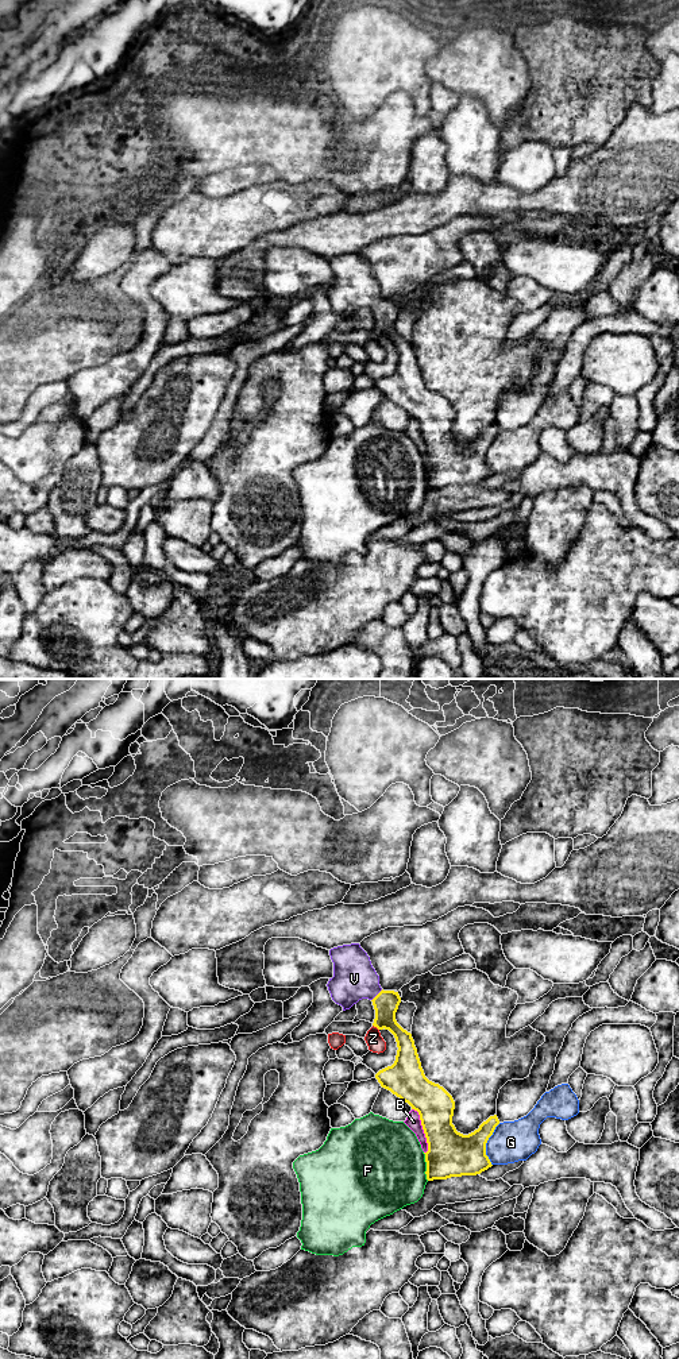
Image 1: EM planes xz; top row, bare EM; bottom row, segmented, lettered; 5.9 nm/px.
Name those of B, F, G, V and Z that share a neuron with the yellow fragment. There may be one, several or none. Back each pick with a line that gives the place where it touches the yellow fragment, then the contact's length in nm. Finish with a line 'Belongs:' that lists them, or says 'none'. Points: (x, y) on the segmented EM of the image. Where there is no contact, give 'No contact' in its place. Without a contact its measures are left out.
V: Touches yellow at xz (377, 995). Shared border 100 nm
Belongs: V

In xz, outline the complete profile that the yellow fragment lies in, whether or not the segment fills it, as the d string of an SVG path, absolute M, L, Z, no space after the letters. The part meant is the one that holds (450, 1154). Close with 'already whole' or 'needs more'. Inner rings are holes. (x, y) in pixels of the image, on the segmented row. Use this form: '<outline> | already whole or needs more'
M359 943L343 945L329 950L333 962L333 977L329 978L327 987L332 1000L350 1009L362 999L373 1001L375 1019L373 1026L378 1030L389 1030L397 1042L397 1055L391 1066L379 1070L375 1078L382 1088L408 1103L412 1109L420 1115L421 1126L427 1138L428 1151L425 1154L427 1180L447 1180L451 1177L477 1175L491 1167L491 1162L486 1155L486 1143L499 1124L497 1115L490 1116L478 1130L468 1135L456 1131L452 1124L455 1101L452 1096L439 1084L429 1081L421 1067L421 1062L414 1046L412 1034L404 1030L396 1020L396 1012L401 1003L398 992L383 991L379 985L379 976L371 965L370 957Z | needs more

